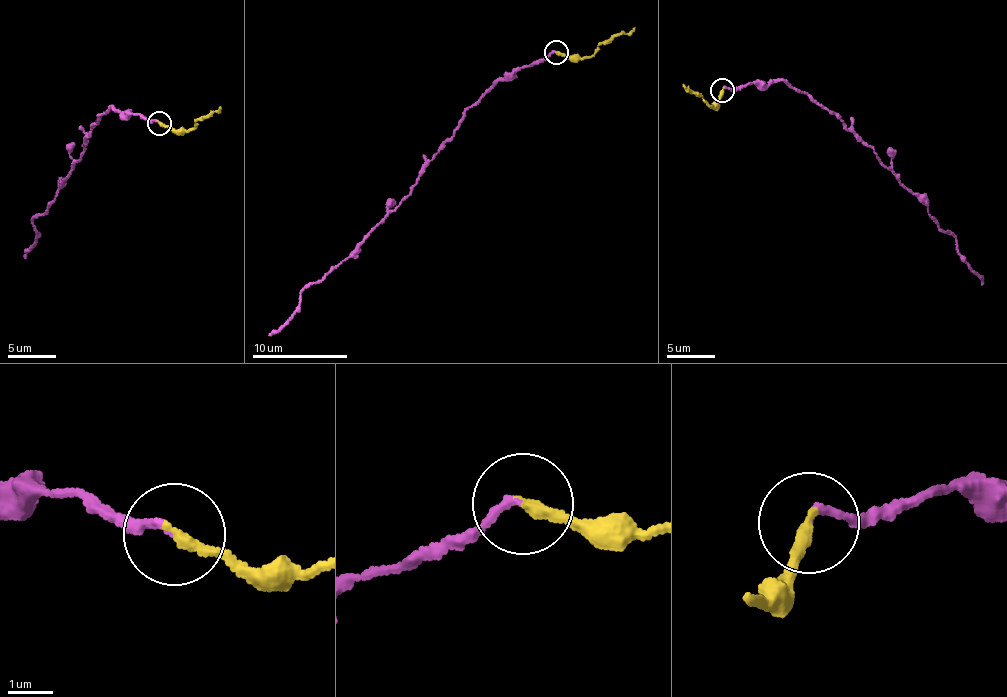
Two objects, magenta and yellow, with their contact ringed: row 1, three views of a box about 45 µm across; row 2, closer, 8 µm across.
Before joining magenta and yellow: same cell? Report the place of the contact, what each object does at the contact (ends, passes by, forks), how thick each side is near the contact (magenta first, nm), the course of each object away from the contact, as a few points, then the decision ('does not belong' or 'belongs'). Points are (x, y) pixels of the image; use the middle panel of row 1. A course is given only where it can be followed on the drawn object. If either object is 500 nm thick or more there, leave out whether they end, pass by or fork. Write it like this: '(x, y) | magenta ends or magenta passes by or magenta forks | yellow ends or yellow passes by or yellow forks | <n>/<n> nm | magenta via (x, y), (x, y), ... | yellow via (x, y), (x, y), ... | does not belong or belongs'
(556, 52) | magenta ends | yellow ends | 160/240 nm | magenta via (556, 53), (518, 66), (466, 111), (409, 192), (348, 257), (304, 289), (295, 312), (268, 336) | yellow via (556, 53), (582, 59), (615, 35), (634, 28) | belongs

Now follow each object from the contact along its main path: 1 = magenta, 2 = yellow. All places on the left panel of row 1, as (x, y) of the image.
1: (160, 123), (113, 106), (99, 115), (56, 200), (33, 218), (37, 238), (23, 256)
2: (160, 123), (187, 131), (220, 106)

